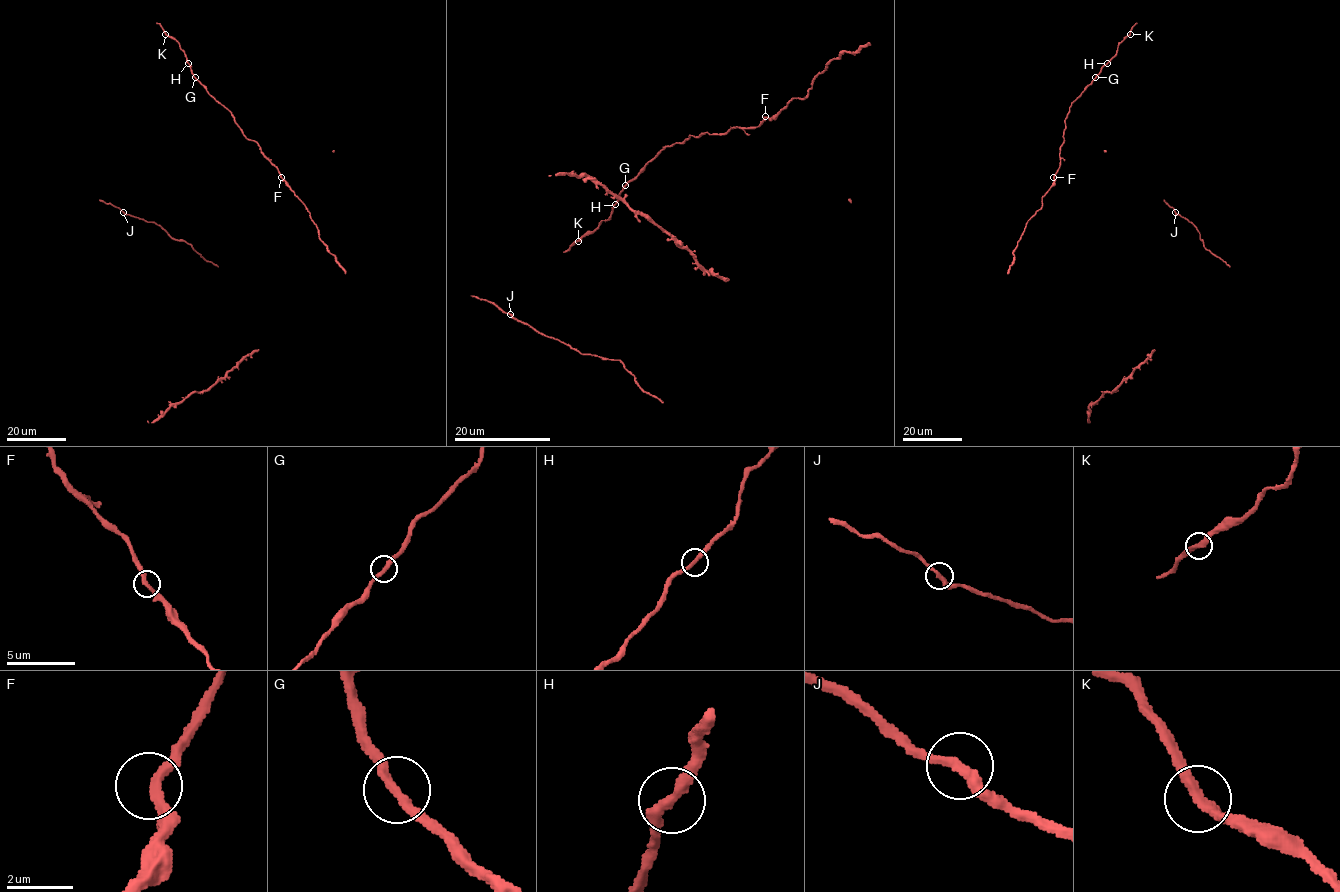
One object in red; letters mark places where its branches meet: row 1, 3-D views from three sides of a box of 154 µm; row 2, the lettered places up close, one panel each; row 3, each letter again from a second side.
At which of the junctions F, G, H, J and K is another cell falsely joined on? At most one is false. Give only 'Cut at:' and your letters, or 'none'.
Cut at: none

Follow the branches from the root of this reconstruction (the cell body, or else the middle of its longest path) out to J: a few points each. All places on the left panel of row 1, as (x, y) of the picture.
J: (110, 203), (123, 212)

